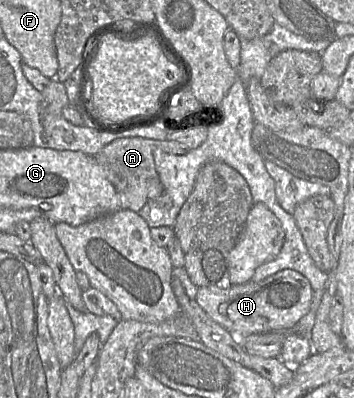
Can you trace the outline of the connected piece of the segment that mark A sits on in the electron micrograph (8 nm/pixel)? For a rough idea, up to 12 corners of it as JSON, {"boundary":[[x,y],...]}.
{"boundary":[[118,138],[97,160],[120,180],[120,209],[164,211],[153,153],[191,151],[174,140]]}

